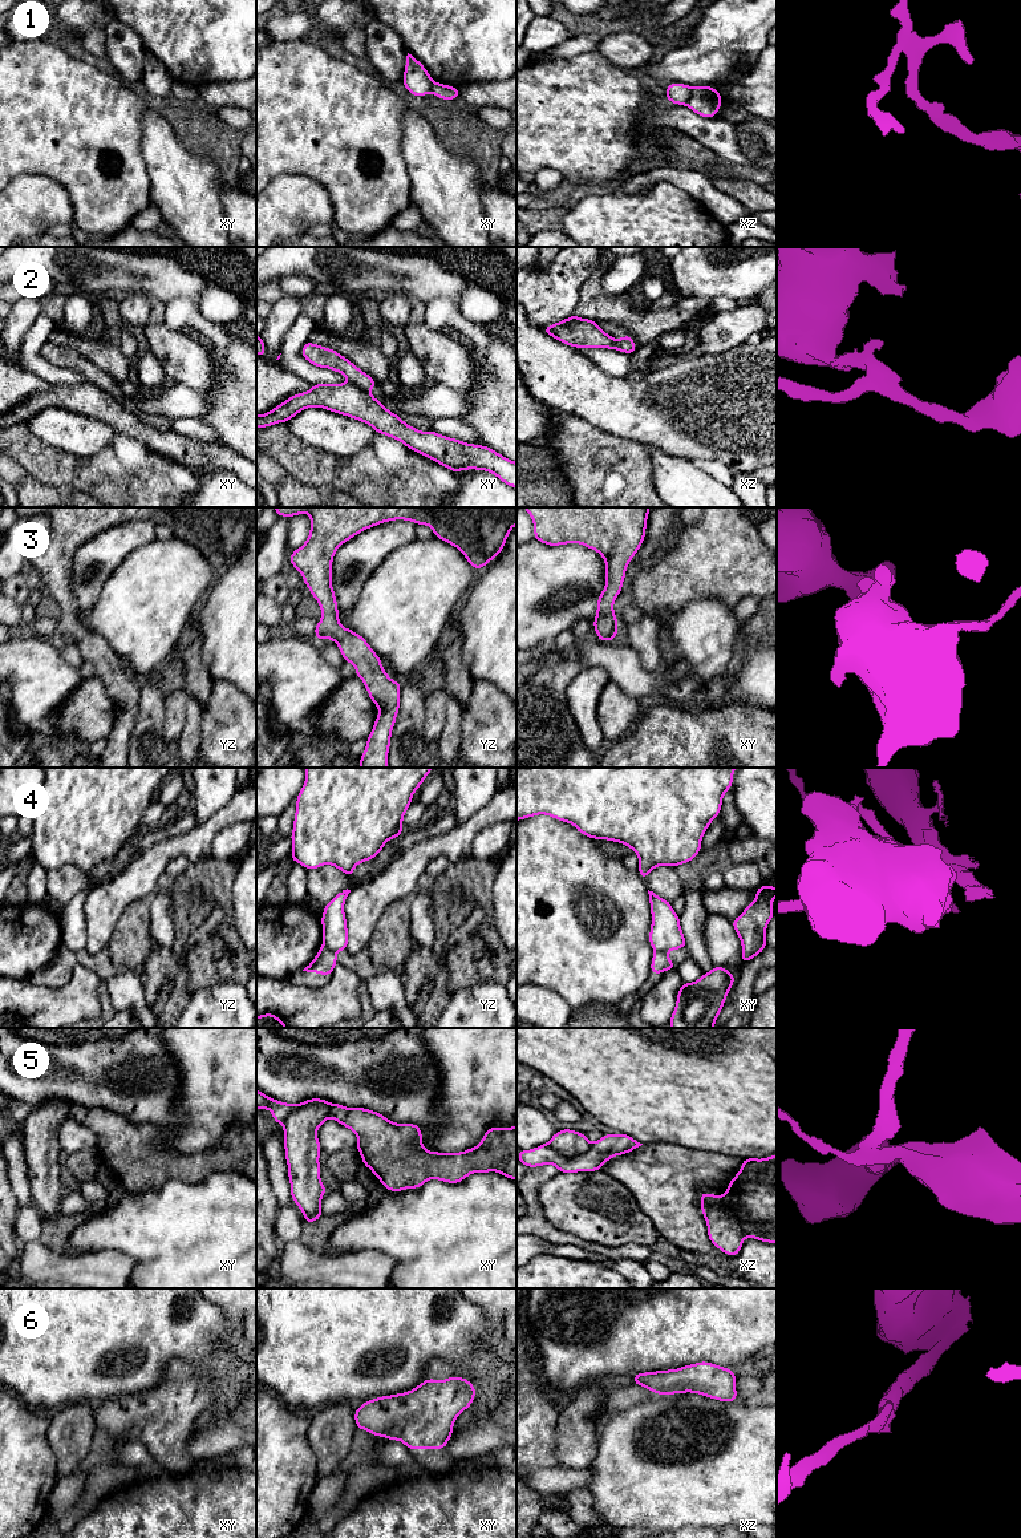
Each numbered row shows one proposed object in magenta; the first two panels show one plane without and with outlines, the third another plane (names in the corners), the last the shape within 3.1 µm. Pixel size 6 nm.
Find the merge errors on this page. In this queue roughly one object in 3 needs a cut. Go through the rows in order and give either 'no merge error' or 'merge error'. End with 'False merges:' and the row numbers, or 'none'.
1: merge error
2: merge error
3: no merge error
4: merge error
5: merge error
6: no merge error
False merges: 1, 2, 4, 5

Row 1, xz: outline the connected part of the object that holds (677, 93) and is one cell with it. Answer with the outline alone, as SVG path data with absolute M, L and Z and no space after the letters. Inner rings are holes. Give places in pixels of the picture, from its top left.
M669 84L667 85L665 98L676 105L686 105L692 97L692 86L686 84Z

